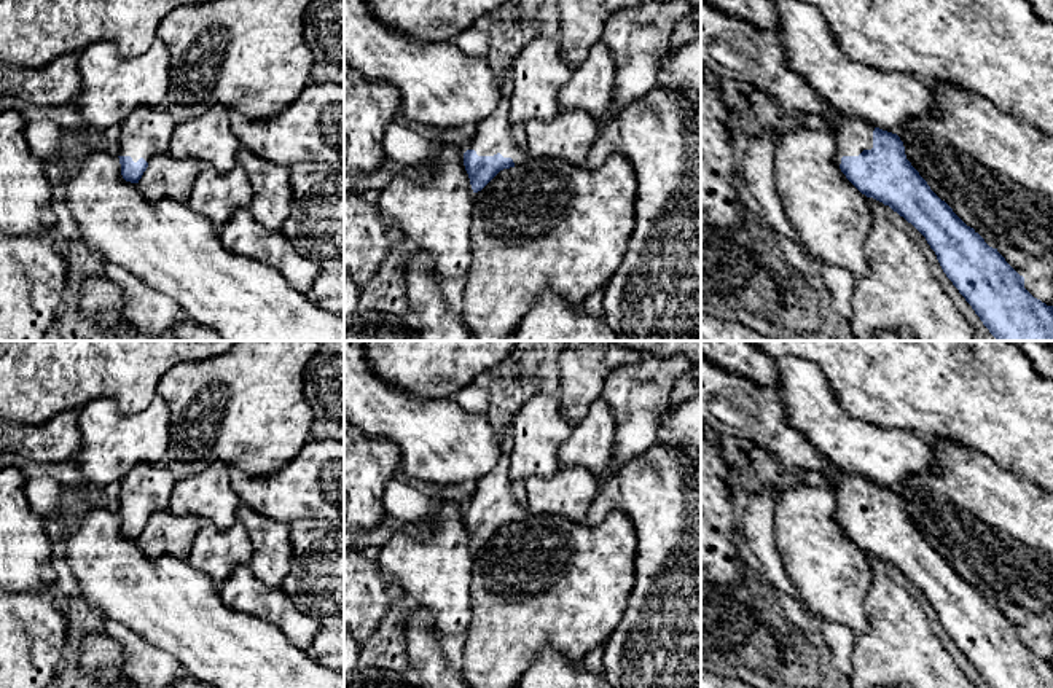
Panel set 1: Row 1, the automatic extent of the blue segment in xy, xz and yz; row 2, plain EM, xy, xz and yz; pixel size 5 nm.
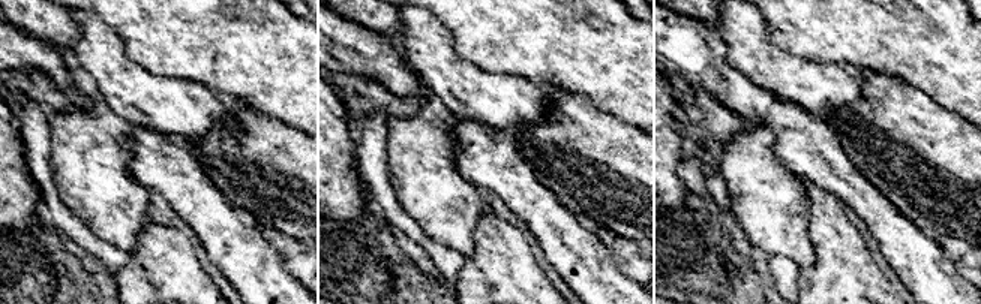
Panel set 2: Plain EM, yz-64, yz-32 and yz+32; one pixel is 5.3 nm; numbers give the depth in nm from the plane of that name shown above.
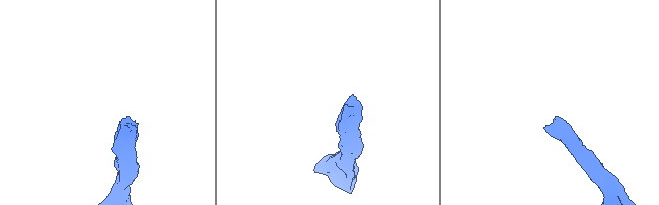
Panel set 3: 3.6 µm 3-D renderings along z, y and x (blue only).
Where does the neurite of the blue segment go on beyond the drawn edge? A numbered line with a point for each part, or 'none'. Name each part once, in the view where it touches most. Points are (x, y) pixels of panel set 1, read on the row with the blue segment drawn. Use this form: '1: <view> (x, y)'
1: yz (730, 48)

